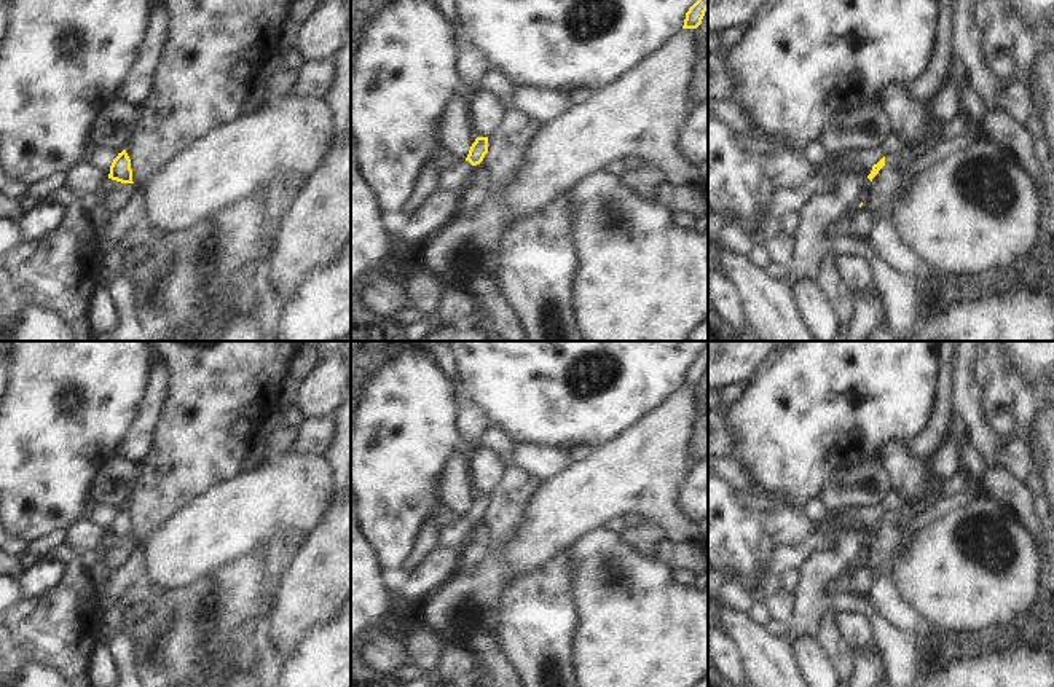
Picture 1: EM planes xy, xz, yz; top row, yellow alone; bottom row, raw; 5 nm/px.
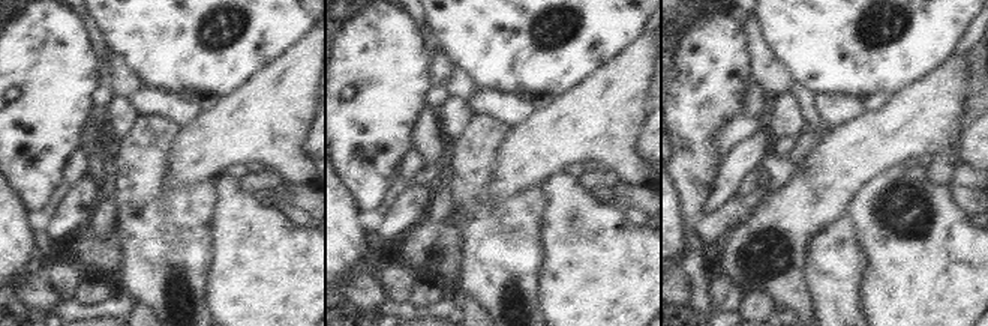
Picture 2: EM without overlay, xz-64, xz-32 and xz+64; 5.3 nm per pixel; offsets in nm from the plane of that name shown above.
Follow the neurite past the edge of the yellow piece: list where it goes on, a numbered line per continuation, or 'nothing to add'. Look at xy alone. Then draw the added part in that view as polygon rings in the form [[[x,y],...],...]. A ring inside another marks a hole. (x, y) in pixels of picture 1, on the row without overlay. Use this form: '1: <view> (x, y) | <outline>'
nothing to add

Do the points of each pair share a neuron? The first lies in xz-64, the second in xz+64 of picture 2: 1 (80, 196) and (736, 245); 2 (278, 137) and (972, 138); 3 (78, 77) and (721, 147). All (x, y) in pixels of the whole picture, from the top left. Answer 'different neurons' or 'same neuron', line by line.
1: different neurons
2: different neurons
3: different neurons

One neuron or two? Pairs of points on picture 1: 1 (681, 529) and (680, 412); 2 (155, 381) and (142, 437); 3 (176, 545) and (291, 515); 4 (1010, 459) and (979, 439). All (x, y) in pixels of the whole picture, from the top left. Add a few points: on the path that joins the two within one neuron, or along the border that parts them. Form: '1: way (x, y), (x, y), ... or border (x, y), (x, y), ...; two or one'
1: way (665, 501), (665, 440); one
2: way (153, 396), (144, 423); one
3: way (204, 536), (239, 515), (262, 515); one
4: border (1002, 440), (998, 459); two

